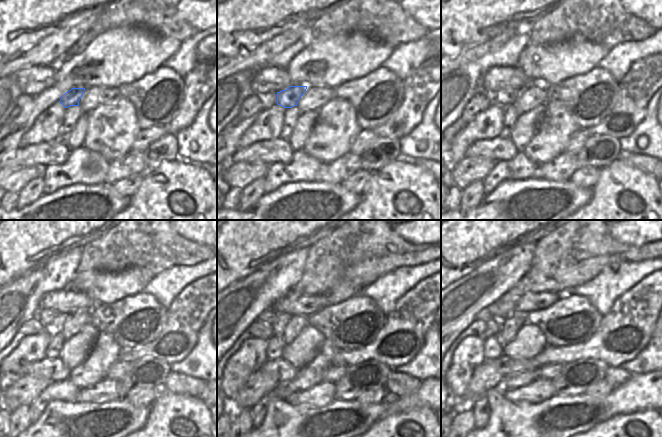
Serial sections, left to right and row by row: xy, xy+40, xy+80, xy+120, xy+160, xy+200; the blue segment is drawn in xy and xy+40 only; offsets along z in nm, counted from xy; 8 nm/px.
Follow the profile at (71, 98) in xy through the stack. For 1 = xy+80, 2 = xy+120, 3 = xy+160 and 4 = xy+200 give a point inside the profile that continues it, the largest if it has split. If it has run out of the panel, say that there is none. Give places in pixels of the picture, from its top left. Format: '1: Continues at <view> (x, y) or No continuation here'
1: Continues at xy+80 (504, 98)
2: Continues at xy+120 (53, 321)
3: Continues at xy+160 (278, 319)
4: Continues at xy+200 (483, 315)

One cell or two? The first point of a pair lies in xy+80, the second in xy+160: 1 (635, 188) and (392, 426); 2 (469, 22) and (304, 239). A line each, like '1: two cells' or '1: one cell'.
1: one cell
2: one cell

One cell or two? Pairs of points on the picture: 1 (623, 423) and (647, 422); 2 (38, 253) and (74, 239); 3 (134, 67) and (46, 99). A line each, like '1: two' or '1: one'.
1: one
2: one
3: one

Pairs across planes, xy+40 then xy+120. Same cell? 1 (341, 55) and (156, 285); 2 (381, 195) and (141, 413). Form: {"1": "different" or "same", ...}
{"1": "different", "2": "different"}

